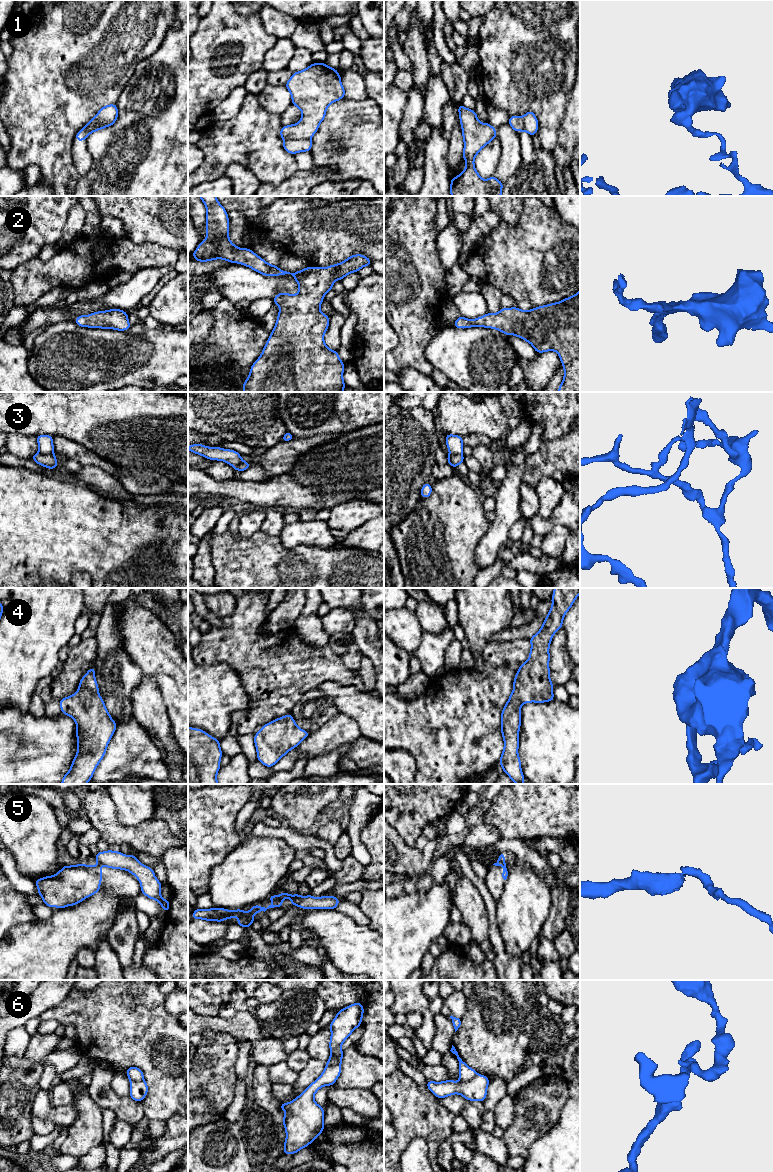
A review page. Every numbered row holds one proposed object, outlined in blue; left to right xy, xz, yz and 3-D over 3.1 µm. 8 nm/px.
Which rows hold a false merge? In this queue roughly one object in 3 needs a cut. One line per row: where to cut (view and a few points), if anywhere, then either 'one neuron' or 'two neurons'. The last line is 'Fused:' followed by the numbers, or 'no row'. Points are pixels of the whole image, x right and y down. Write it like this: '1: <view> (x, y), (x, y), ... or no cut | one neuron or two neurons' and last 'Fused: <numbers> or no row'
1: xz (309, 138), (284, 140) | two neurons
2: no cut | one neuron
3: xy (39, 451), (44, 454), (52, 454) | two neurons
4: no cut | one neuron
5: yz (497, 862), (505, 866) | two neurons
6: yz (476, 1073), (469, 1080), (461, 1081) | two neurons
Fused: 1, 3, 5, 6

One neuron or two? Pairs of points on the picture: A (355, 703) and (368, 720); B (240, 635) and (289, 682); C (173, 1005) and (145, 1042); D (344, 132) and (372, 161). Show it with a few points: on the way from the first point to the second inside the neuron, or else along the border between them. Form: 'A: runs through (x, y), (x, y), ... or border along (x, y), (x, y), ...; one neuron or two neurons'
A: runs through (357, 707), (366, 716); one neuron
B: runs through (252, 647), (277, 670); one neuron
C: border along (165, 996), (164, 1008), (176, 1016); two neurons
D: runs through (351, 139), (366, 154); one neuron

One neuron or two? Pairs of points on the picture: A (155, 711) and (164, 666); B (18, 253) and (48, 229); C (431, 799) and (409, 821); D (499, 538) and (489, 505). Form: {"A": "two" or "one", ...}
{"A": "two", "B": "one", "C": "one", "D": "two"}

